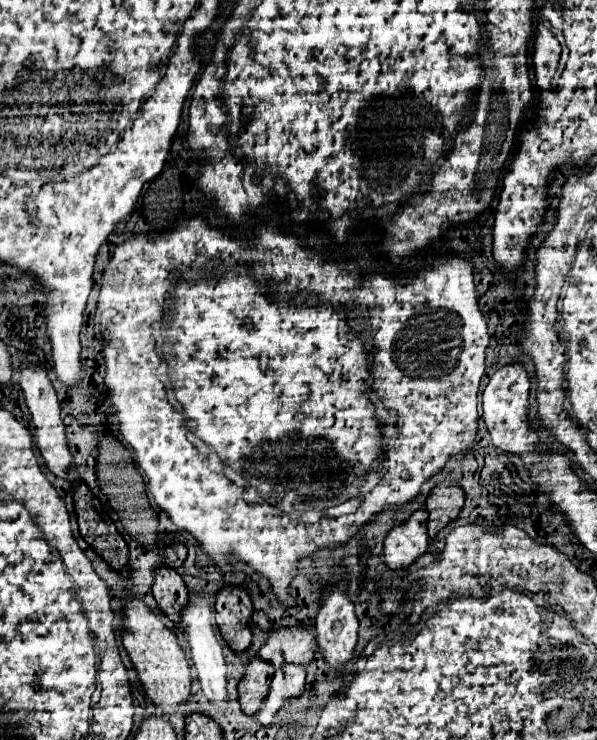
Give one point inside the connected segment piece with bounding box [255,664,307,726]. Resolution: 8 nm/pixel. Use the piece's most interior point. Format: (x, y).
(289, 681)

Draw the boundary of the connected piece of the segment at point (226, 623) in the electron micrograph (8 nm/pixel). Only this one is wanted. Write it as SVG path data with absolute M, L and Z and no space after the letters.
M223 586L217 592L217 628L225 642L235 650L241 652L251 644L251 628L249 618L253 612L251 598L247 590L241 586Z

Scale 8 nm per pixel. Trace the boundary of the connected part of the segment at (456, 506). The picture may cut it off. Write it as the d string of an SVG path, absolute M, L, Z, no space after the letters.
M457 484L449 486L435 486L427 498L427 512L429 512L429 536L435 538L435 534L447 526L451 520L455 520L463 508L465 492Z

